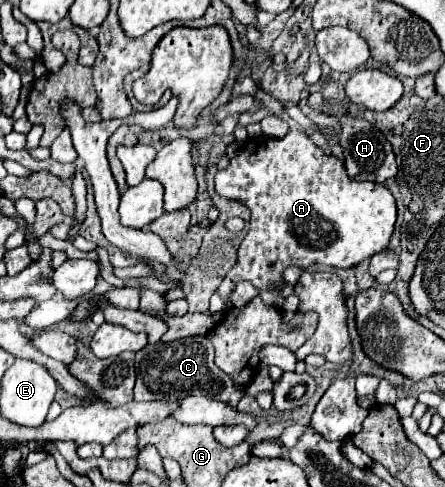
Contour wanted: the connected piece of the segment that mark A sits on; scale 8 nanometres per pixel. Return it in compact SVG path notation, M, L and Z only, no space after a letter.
M290 129L288 135L282 139L270 139L266 135L248 139L242 145L240 155L234 157L226 169L218 171L214 181L216 181L216 191L222 197L246 203L252 213L250 231L238 247L238 259L232 271L228 271L228 275L218 287L218 295L224 301L224 311L234 307L230 297L240 281L250 281L258 289L260 299L268 303L268 307L282 309L284 305L282 287L268 287L268 285L272 283L282 285L286 267L290 265L308 267L320 263L338 269L348 269L384 251L394 233L396 201L390 189L386 185L372 181L352 181L346 175L344 163L336 155L326 155L318 145L314 145L314 141L304 131L298 129Z

